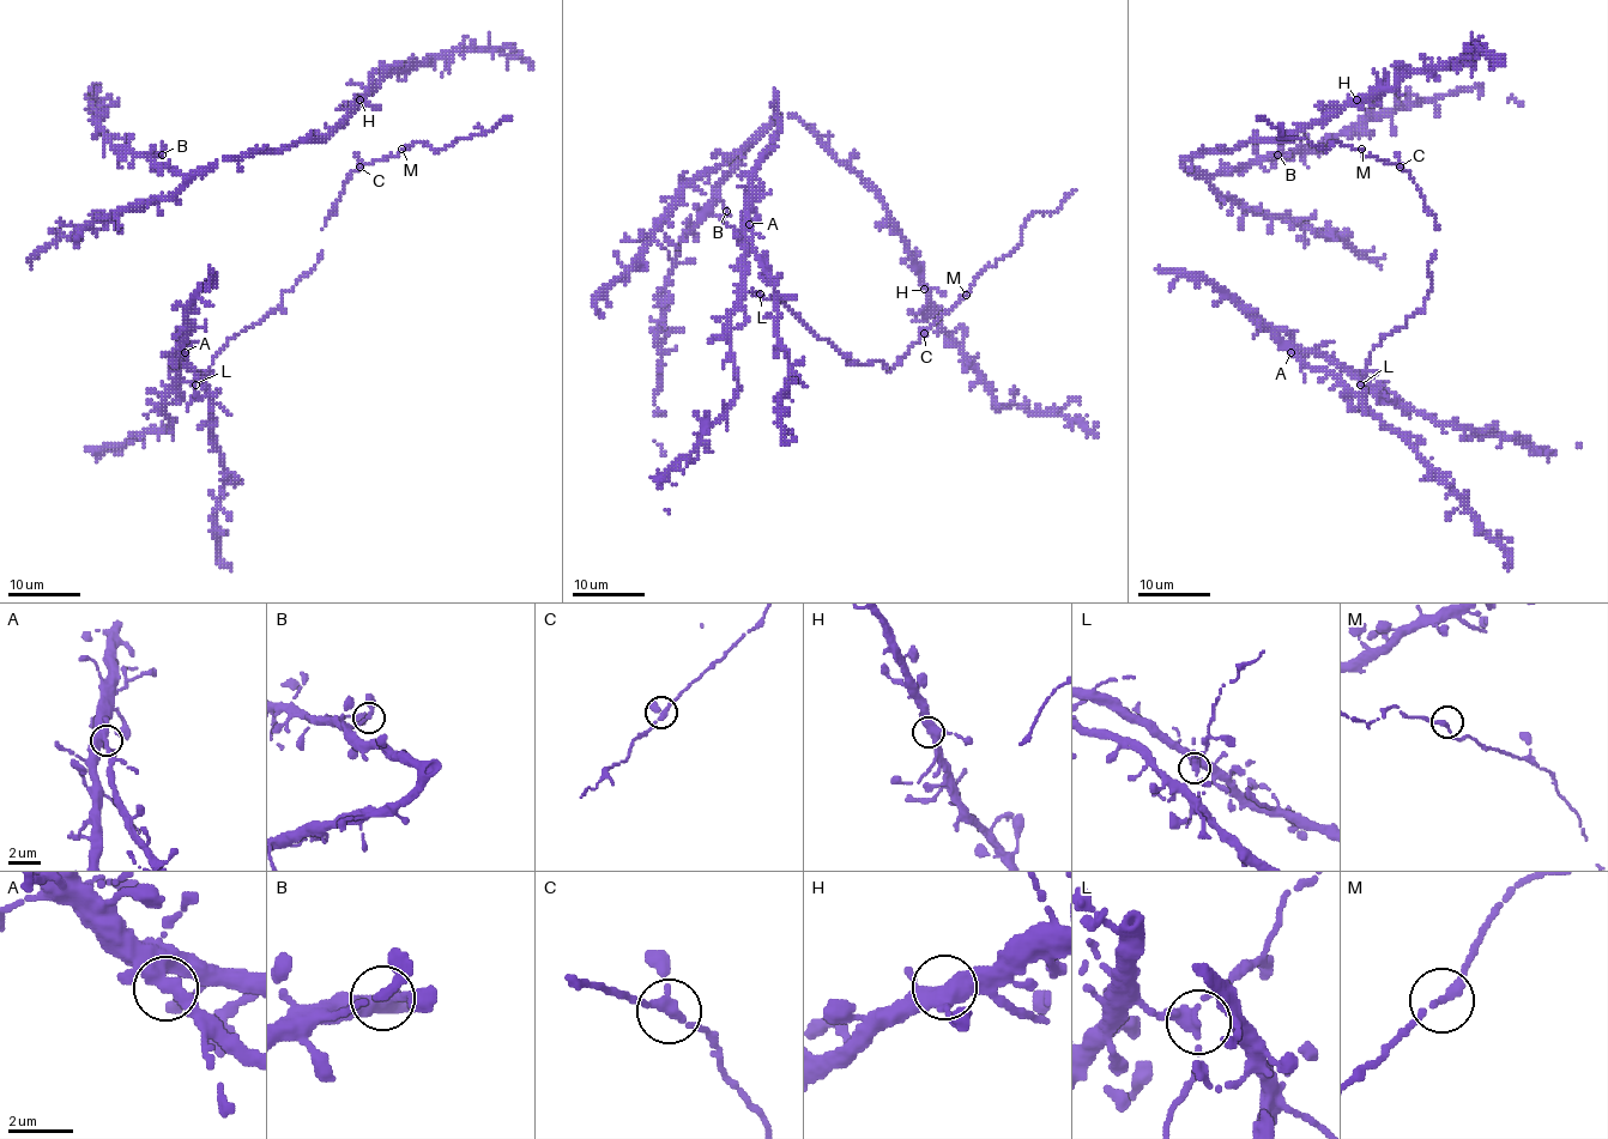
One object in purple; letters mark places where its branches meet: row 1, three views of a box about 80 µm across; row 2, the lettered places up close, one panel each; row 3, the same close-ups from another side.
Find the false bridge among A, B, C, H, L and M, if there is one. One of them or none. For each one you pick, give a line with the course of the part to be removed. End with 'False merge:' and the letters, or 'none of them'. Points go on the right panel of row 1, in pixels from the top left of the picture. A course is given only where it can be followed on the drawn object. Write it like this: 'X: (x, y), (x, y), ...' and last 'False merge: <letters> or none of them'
False merge: none of them

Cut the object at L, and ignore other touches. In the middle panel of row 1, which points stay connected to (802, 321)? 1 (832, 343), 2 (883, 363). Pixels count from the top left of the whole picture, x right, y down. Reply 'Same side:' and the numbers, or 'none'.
Same side: 1, 2

